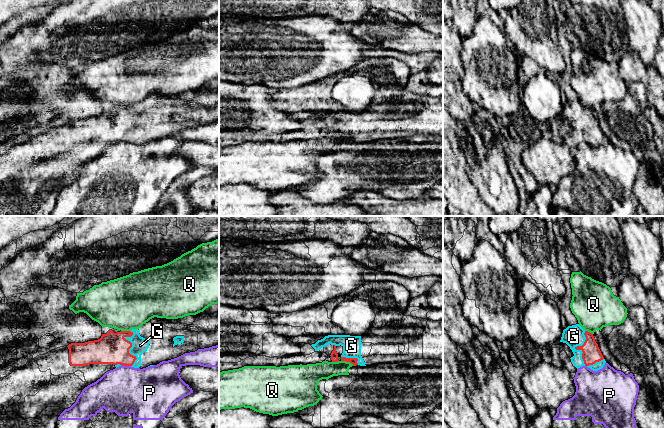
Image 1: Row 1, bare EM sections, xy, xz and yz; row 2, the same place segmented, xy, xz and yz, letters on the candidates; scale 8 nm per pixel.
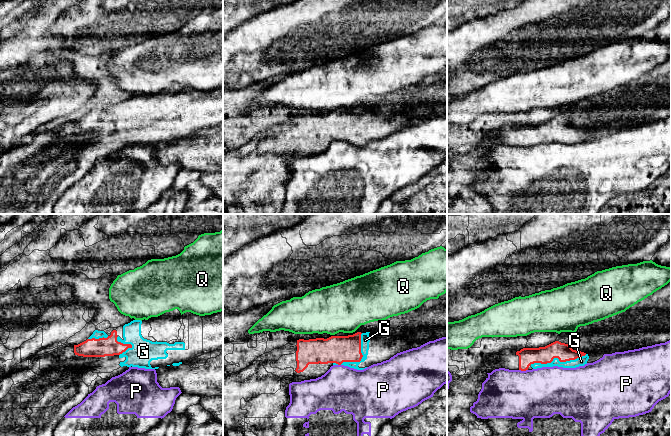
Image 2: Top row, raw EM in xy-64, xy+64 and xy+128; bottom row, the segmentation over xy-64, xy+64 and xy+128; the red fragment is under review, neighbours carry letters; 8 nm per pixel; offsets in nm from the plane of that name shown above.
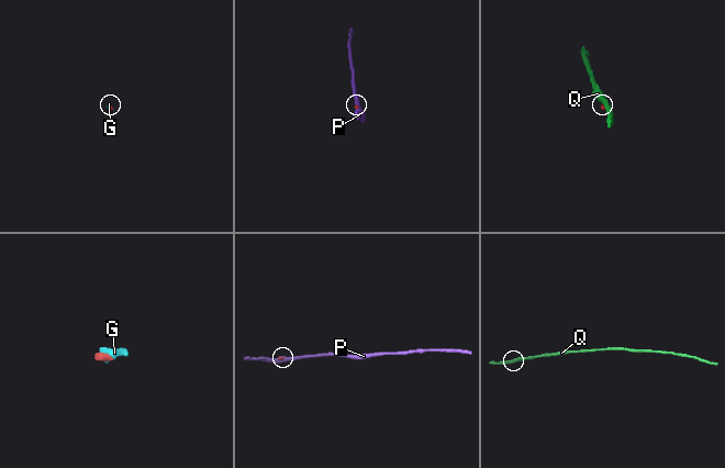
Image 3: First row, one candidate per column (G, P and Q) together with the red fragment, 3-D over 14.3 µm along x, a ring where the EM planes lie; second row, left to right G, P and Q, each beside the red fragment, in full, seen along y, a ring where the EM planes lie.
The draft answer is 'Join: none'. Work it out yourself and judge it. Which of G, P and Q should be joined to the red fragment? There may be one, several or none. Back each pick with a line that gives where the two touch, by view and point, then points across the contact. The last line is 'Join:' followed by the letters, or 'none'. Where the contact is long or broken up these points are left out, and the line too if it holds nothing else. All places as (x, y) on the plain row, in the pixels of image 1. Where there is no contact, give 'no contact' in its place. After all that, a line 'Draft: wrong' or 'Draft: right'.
G: contact xy (131, 122)
Join: G
Draft: wrong

